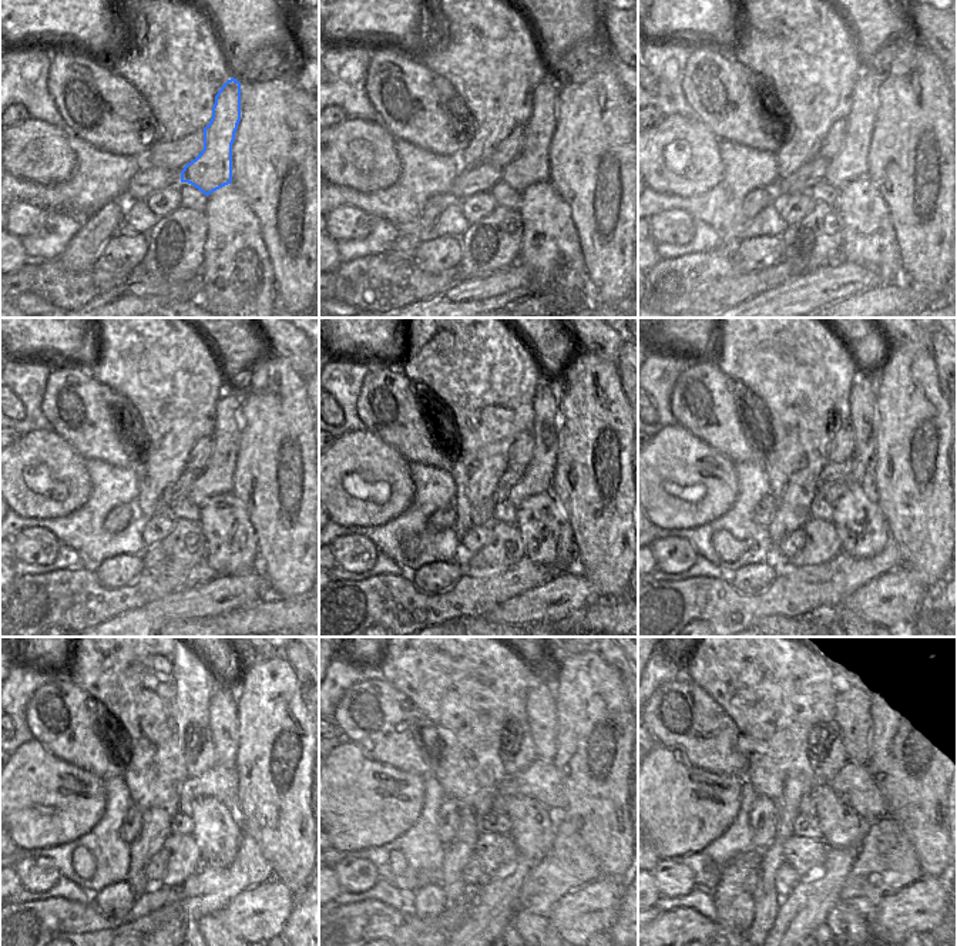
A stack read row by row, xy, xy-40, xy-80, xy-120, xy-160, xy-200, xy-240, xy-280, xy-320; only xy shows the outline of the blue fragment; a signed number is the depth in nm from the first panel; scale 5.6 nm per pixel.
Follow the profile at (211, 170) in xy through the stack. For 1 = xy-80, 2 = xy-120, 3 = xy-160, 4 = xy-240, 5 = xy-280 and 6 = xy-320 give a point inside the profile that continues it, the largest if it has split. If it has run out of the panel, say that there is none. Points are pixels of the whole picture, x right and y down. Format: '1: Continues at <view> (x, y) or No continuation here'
1: Continues at xy-80 (850, 163)
2: Continues at xy-120 (217, 476)
3: Continues at xy-160 (539, 473)
4: Continues at xy-240 (222, 711)
5: Continues at xy-280 (540, 708)
6: Continues at xy-320 (853, 701).

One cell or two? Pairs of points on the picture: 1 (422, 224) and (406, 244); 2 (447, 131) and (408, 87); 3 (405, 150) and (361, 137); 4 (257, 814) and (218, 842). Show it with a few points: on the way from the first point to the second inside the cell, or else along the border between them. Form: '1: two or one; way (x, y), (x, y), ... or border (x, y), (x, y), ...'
1: one; way (419, 228), (408, 240)
2: one; way (436, 120), (422, 106), (419, 97)
3: two; border (393, 140), (399, 158), (399, 177), (395, 181)
4: two; border (231, 804), (242, 832)

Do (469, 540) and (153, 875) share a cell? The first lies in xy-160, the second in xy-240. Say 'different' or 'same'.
same

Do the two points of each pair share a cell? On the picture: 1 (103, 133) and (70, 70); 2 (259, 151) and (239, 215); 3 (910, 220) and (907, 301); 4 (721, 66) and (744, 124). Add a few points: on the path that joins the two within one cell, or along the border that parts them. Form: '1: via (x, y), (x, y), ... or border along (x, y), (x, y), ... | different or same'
1: via (111, 114), (114, 111), (111, 103), (89, 81) | same
2: border along (231, 183), (248, 204), (259, 230) | different
3: border along (909, 281), (926, 292), (937, 292), (940, 295) | different
4: via (721, 80), (744, 110) | same

